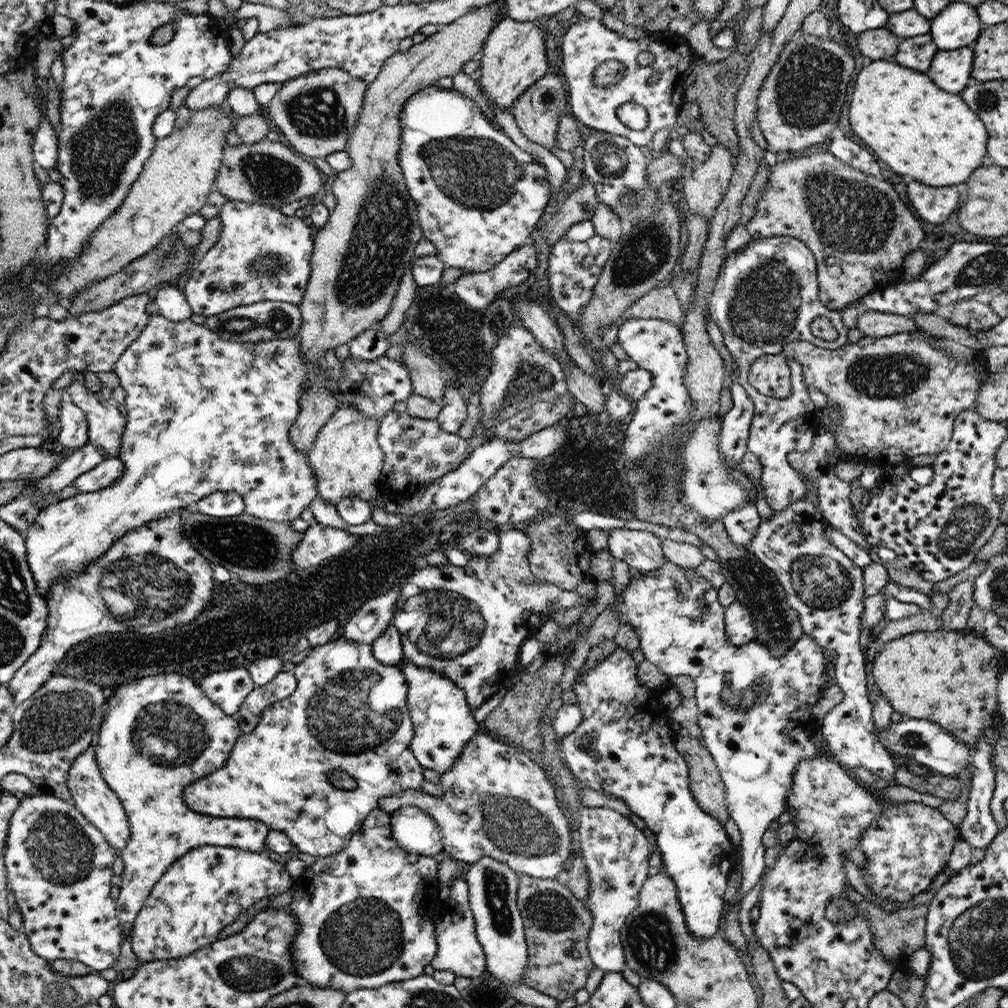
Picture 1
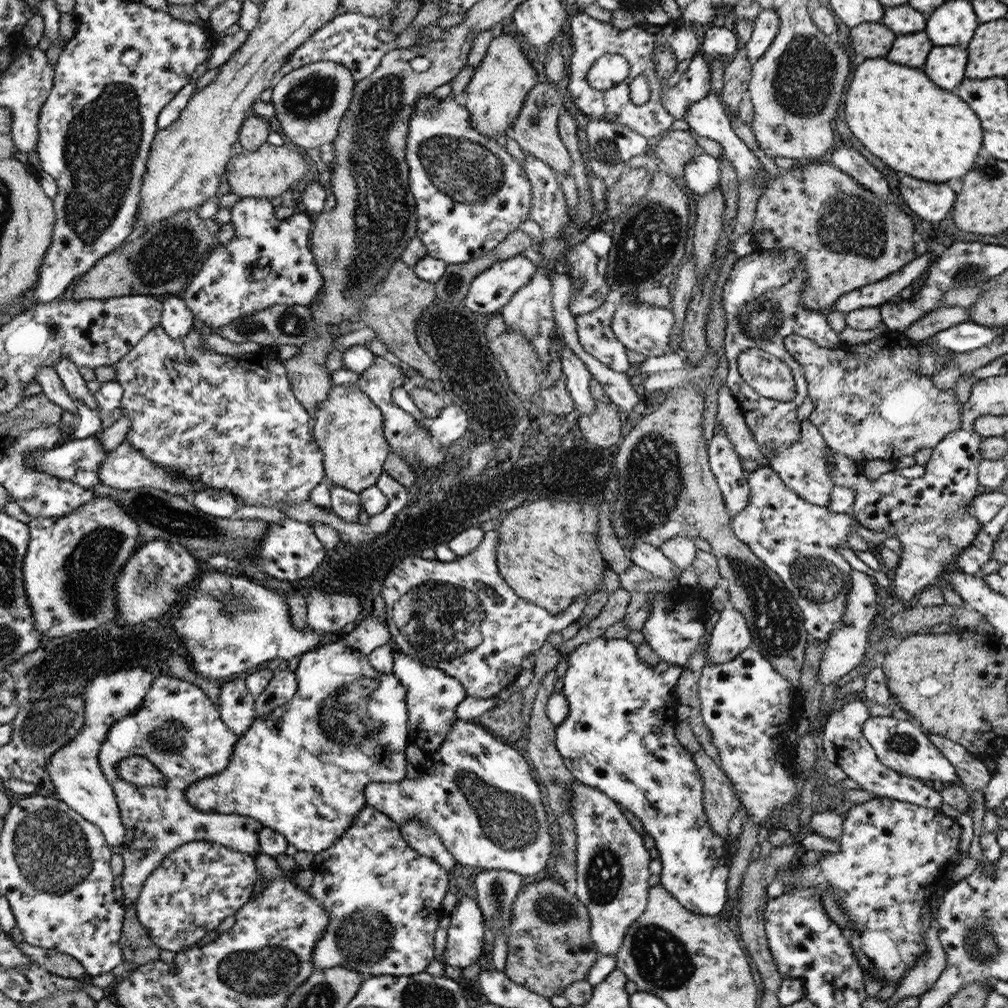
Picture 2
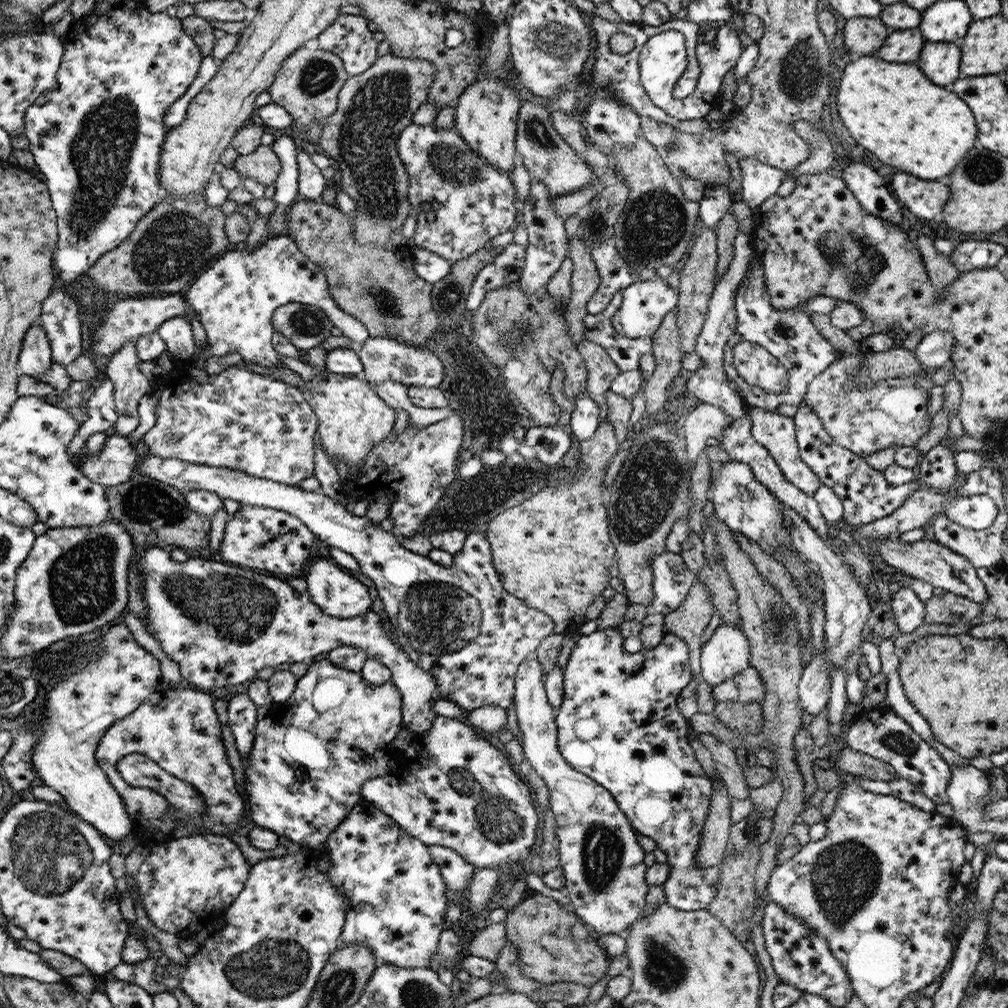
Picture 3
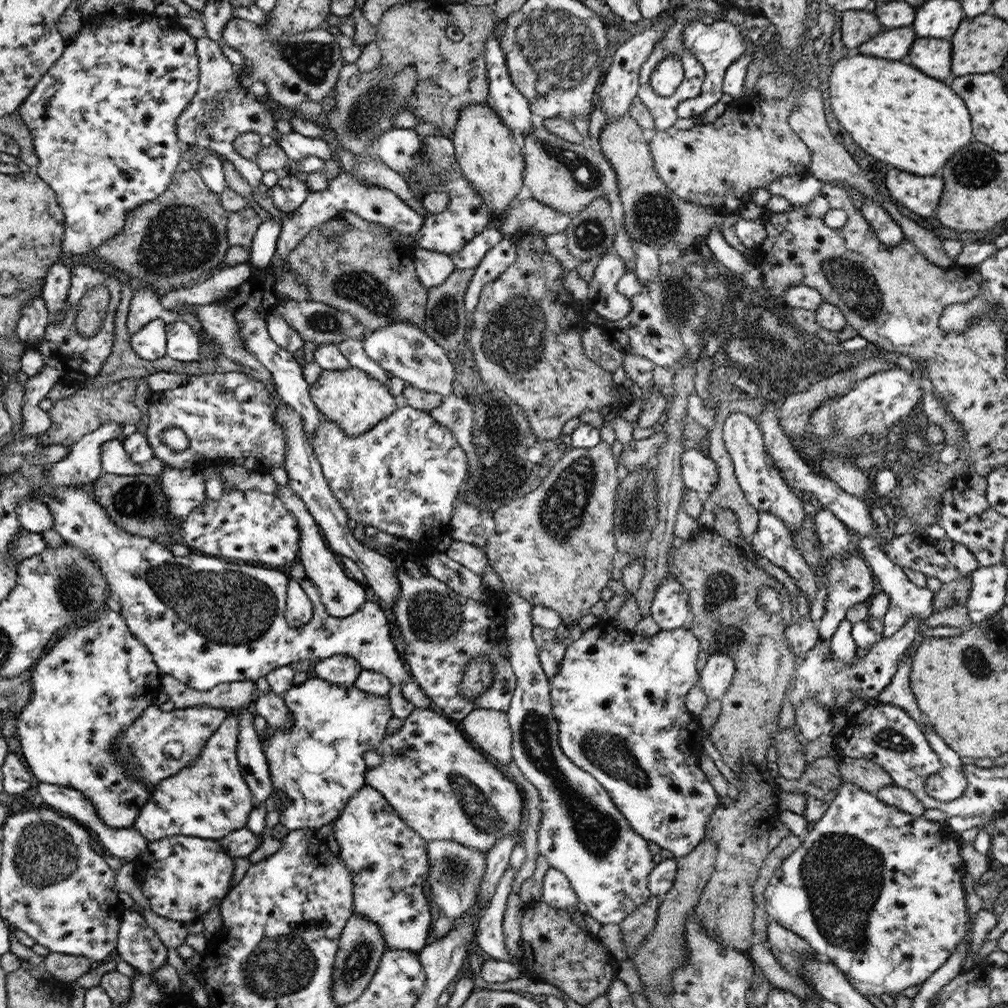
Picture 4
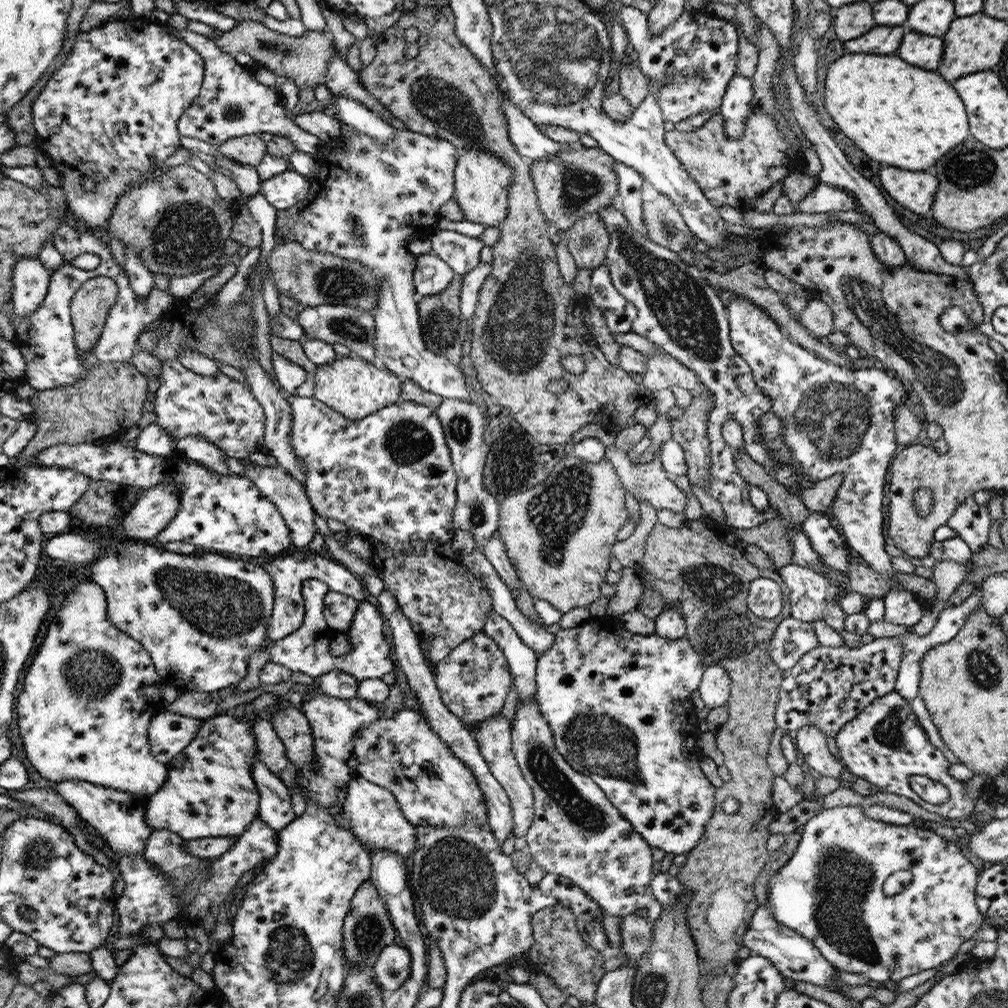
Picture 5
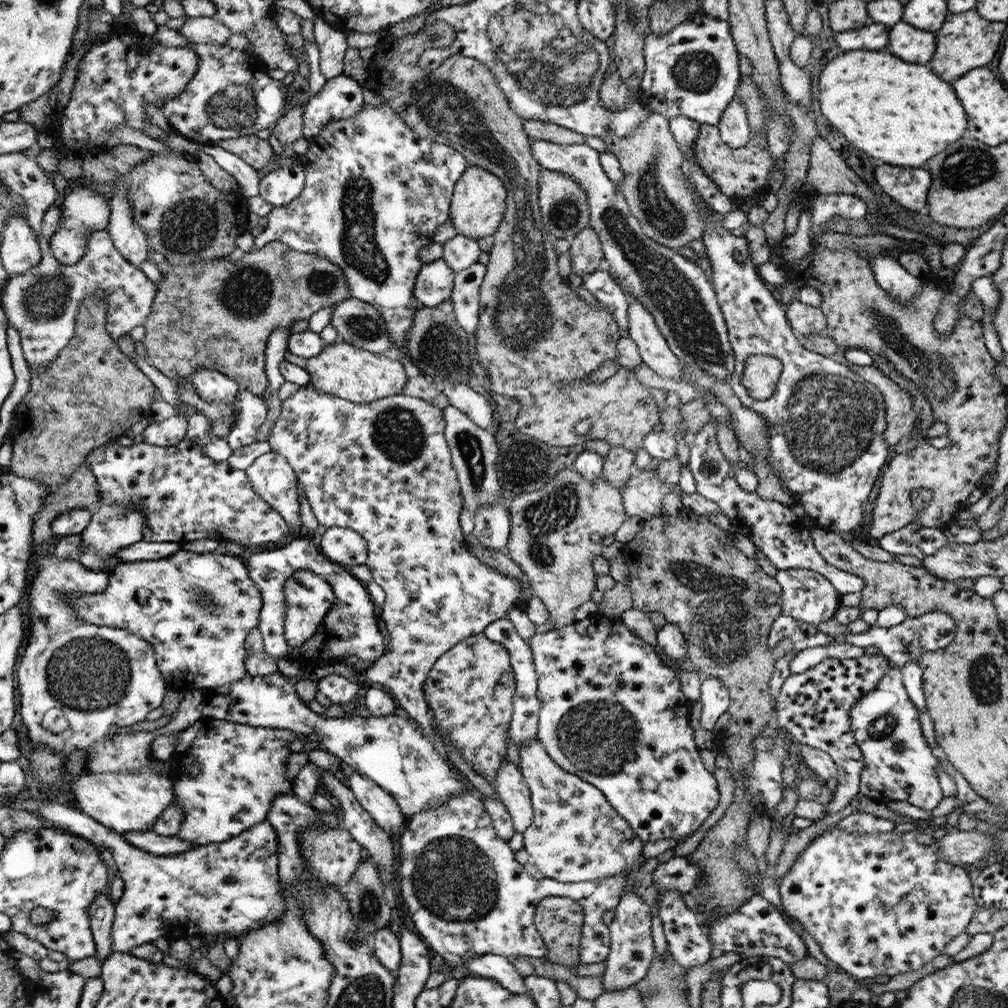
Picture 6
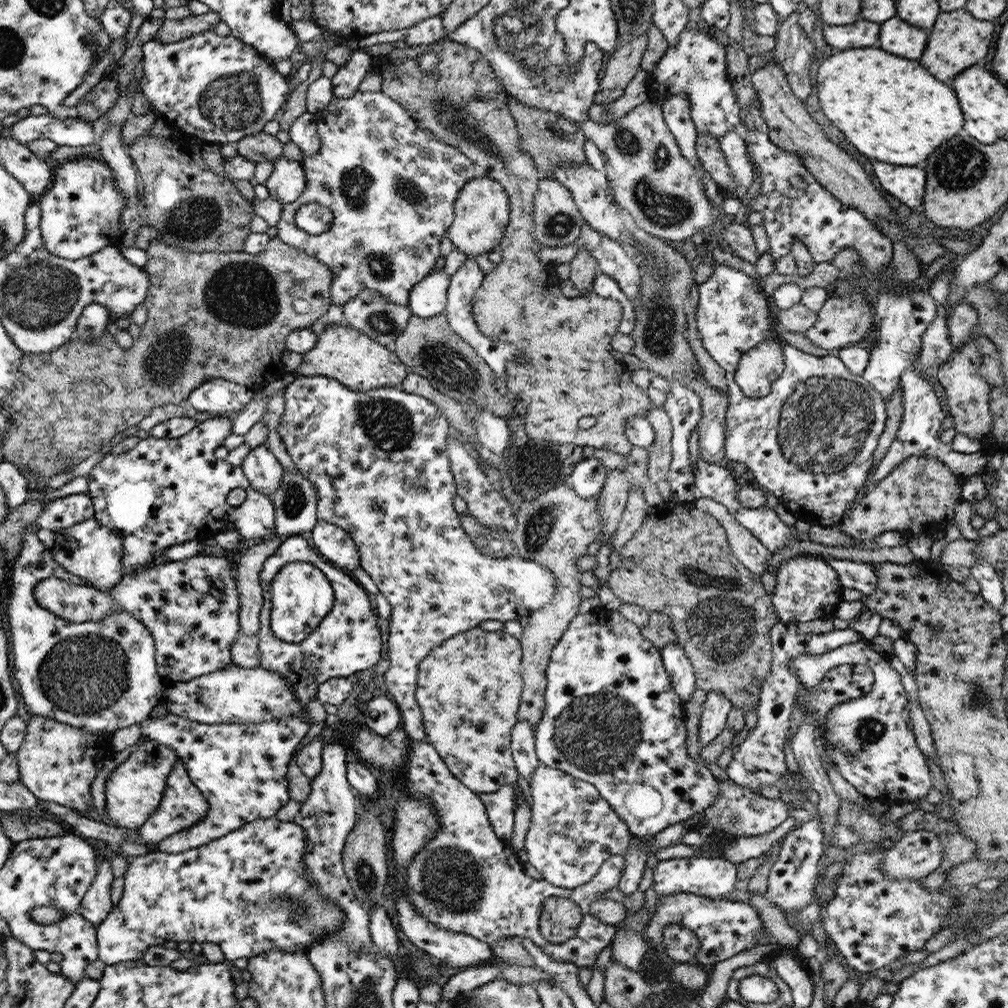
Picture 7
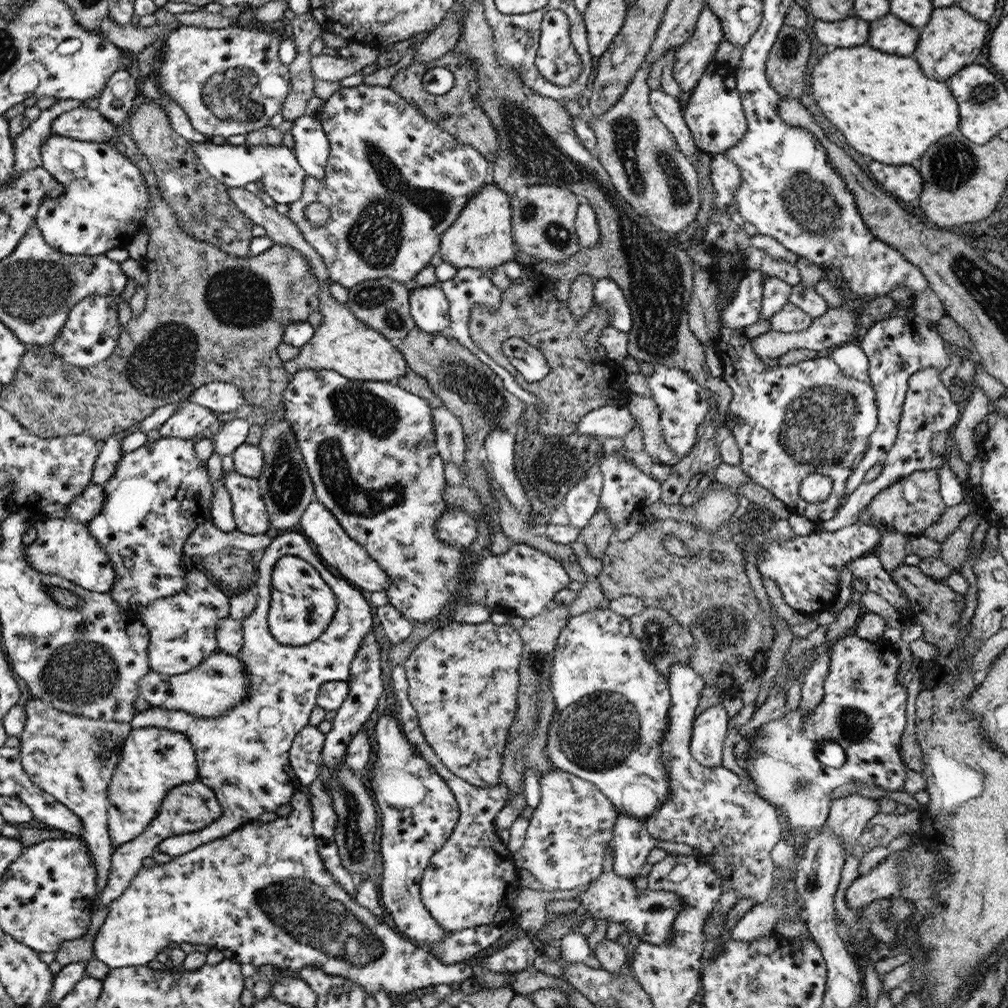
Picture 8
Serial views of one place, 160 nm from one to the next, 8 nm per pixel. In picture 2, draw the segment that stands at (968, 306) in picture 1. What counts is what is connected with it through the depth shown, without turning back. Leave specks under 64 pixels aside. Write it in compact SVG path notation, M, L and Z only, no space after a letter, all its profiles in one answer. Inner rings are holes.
M938 307L926 316L913 322L912 326L907 328L904 333L906 338L917 345L919 340L926 340L951 326L968 322L969 314L971 314L969 307Z

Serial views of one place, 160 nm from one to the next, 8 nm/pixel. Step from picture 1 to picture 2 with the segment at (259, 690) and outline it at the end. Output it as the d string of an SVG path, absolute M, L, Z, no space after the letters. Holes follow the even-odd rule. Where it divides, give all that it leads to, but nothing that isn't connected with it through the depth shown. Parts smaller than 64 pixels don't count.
M274 670L268 686L256 697L254 716L264 716L269 711L289 702L297 692L297 675L290 670Z

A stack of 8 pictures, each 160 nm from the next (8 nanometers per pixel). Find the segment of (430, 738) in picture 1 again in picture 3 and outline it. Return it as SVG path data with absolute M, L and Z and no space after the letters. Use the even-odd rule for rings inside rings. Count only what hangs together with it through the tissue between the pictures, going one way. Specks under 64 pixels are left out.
M150 547L150 549L138 549L134 548L134 562L140 562L142 568L144 568L144 600L147 606L147 614L144 616L144 620L140 620L140 624L144 626L144 630L147 630L154 638L160 643L162 650L179 666L179 673L182 676L183 682L188 682L190 684L195 684L198 688L203 688L208 690L221 690L223 687L227 688L229 686L234 686L236 684L242 684L246 680L256 679L258 672L266 666L280 666L284 662L292 664L294 662L308 662L313 661L318 657L325 656L331 650L341 646L355 646L363 648L367 652L367 659L376 659L382 662L384 666L387 666L391 670L391 677L389 678L395 684L395 687L400 691L402 695L402 716L403 716L403 726L408 728L410 732L413 732L415 737L420 736L420 734L426 734L427 730L432 728L434 720L436 720L437 714L432 709L432 702L441 698L441 694L437 689L437 682L435 678L423 671L414 661L404 652L396 646L395 642L392 642L391 638L388 638L387 634L384 634L382 630L382 624L380 618L376 616L376 610L371 608L370 612L366 612L354 619L338 619L332 616L328 616L322 613L322 610L318 608L317 604L314 604L310 598L310 593L306 590L302 592L300 597L295 595L292 587L288 584L287 578L282 576L274 576L271 574L266 574L264 572L257 572L256 570L250 570L248 568L242 568L233 564L228 564L223 562L210 562L210 556L205 555L191 555L186 563L178 563L170 559L169 549L160 549L158 547Z

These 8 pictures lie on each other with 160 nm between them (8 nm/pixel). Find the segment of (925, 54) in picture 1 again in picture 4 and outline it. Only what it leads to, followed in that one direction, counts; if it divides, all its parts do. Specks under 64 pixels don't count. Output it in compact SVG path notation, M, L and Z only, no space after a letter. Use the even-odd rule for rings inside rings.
M894 28L894 30L874 36L868 44L862 44L858 52L868 54L868 56L886 58L886 60L900 60L910 52L914 36L916 34L912 28Z

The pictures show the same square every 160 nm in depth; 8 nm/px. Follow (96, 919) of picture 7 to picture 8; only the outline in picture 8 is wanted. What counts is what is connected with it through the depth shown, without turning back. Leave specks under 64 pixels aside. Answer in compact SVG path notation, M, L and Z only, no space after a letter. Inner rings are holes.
M35 696L26 703L25 713L25 729L19 736L22 767L38 788L45 789L81 817L83 830L78 836L89 845L94 864L97 864L96 898L101 898L113 868L112 840L108 836L109 828L106 828L106 818L109 818L106 816L106 810L109 810L109 792L106 790L120 763L125 740L133 731L132 725L72 716Z

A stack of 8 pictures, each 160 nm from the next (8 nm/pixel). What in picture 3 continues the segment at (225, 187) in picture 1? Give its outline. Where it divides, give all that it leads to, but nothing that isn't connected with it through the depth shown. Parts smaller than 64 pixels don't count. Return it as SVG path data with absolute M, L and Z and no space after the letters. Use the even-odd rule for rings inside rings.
M262 146L258 151L248 155L238 155L233 163L233 169L242 176L254 178L262 186L272 186L281 174L280 157L269 146Z

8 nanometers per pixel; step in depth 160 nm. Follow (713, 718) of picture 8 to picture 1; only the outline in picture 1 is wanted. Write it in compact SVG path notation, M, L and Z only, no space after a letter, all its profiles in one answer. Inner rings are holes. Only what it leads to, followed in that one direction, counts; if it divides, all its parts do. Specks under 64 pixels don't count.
M736 599L724 611L724 630L728 640L735 645L746 644L755 640L754 618L750 609Z

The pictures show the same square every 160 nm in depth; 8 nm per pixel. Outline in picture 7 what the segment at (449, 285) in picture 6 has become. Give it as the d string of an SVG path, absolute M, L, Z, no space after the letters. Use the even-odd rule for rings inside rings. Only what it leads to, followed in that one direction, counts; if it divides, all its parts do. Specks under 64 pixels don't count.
M432 271L412 288L407 306L412 314L430 318L444 313L447 305L447 290L450 278L442 271Z

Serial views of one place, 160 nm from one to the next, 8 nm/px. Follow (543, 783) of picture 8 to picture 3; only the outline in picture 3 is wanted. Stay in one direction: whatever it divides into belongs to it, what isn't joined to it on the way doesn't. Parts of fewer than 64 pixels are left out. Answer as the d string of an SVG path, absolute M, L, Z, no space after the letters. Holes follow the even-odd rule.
M531 656L524 660L524 662L518 667L515 676L515 709L516 716L518 717L519 730L522 731L523 738L523 752L524 760L528 761L529 764L536 770L537 774L546 783L549 790L549 804L551 811L555 816L555 835L557 836L557 852L559 855L559 861L561 862L561 867L563 868L563 873L565 876L565 886L564 892L568 897L570 897L570 902L572 909L575 913L580 916L583 922L590 928L595 934L625 934L630 928L631 924L638 918L641 918L641 913L645 910L646 897L648 892L649 884L646 880L646 873L648 867L644 863L645 851L640 847L637 839L636 830L634 830L628 817L622 812L622 809L618 806L615 798L611 795L609 790L606 790L603 786L600 786L595 780L592 780L589 776L574 770L564 761L561 756L558 745L557 745L557 726L555 723L555 712L552 710L552 706L547 699L547 692L545 691L545 674L543 673L543 668L536 656Z

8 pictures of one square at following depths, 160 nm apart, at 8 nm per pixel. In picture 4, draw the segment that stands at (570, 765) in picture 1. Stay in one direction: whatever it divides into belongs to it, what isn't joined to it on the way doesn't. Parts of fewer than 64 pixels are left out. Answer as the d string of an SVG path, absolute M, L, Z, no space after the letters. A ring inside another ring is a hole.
M600 620L592 629L584 631L580 638L568 644L559 672L549 678L552 712L558 723L559 745L562 752L575 766L589 772L600 781L634 832L648 841L655 842L662 849L670 850L678 858L692 852L705 838L707 822L711 819L712 811L718 806L720 799L716 789L707 779L706 773L699 766L700 756L704 753L701 745L704 728L700 724L699 717L691 713L686 706L688 691L699 680L700 671L697 670L696 663L701 649L701 641L698 641L697 636L694 636L686 626L676 630L661 631L654 636L640 636L633 632L620 632L612 620L608 622Z

